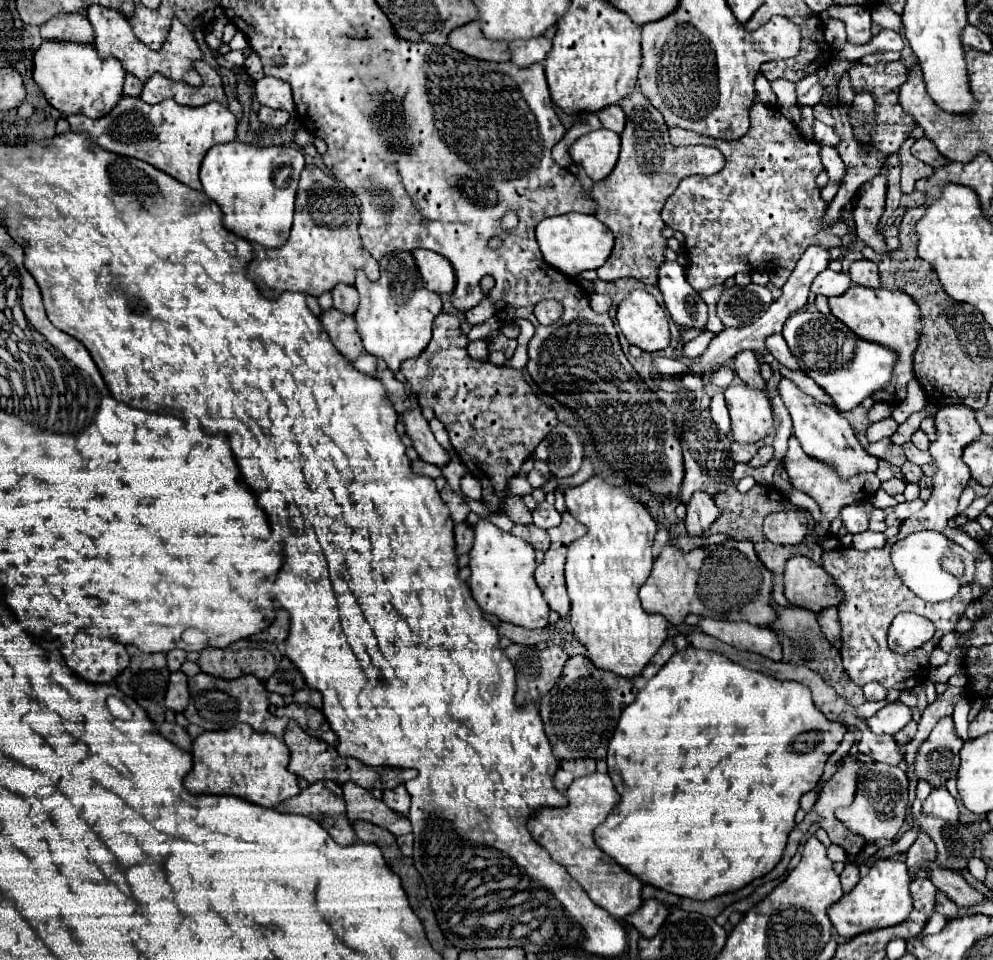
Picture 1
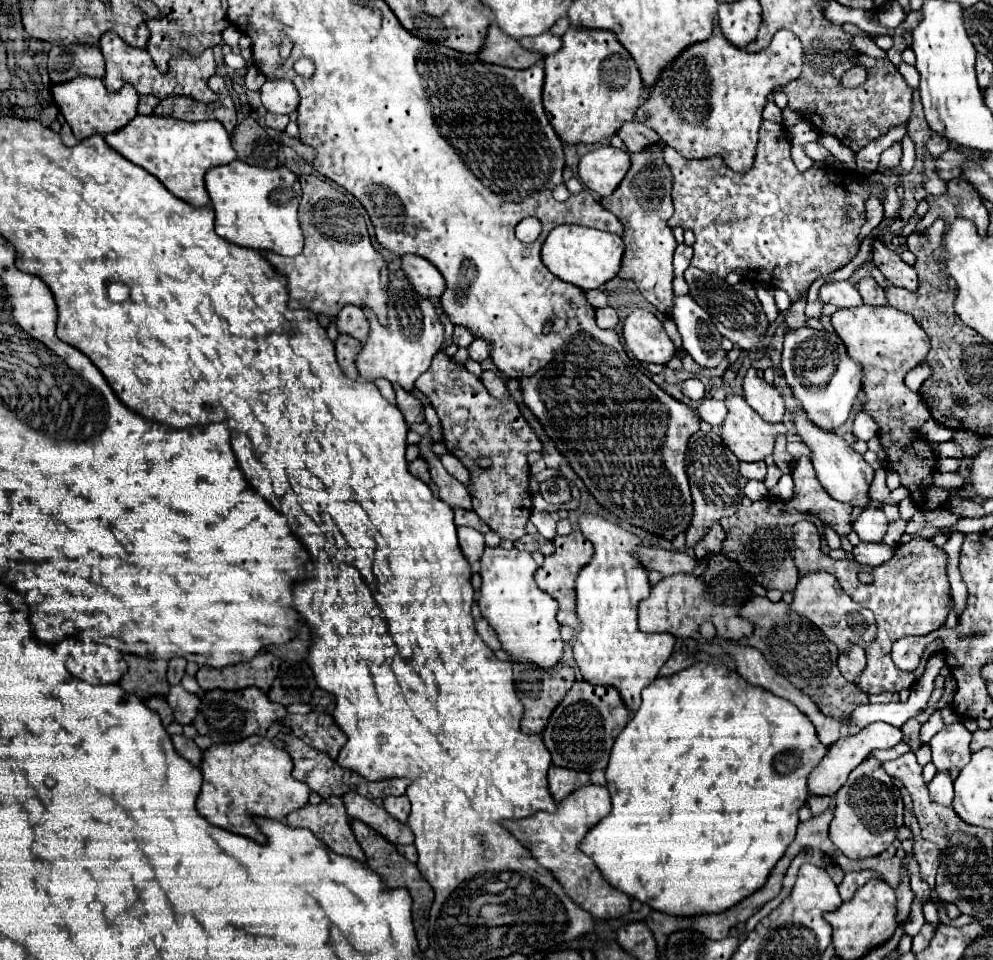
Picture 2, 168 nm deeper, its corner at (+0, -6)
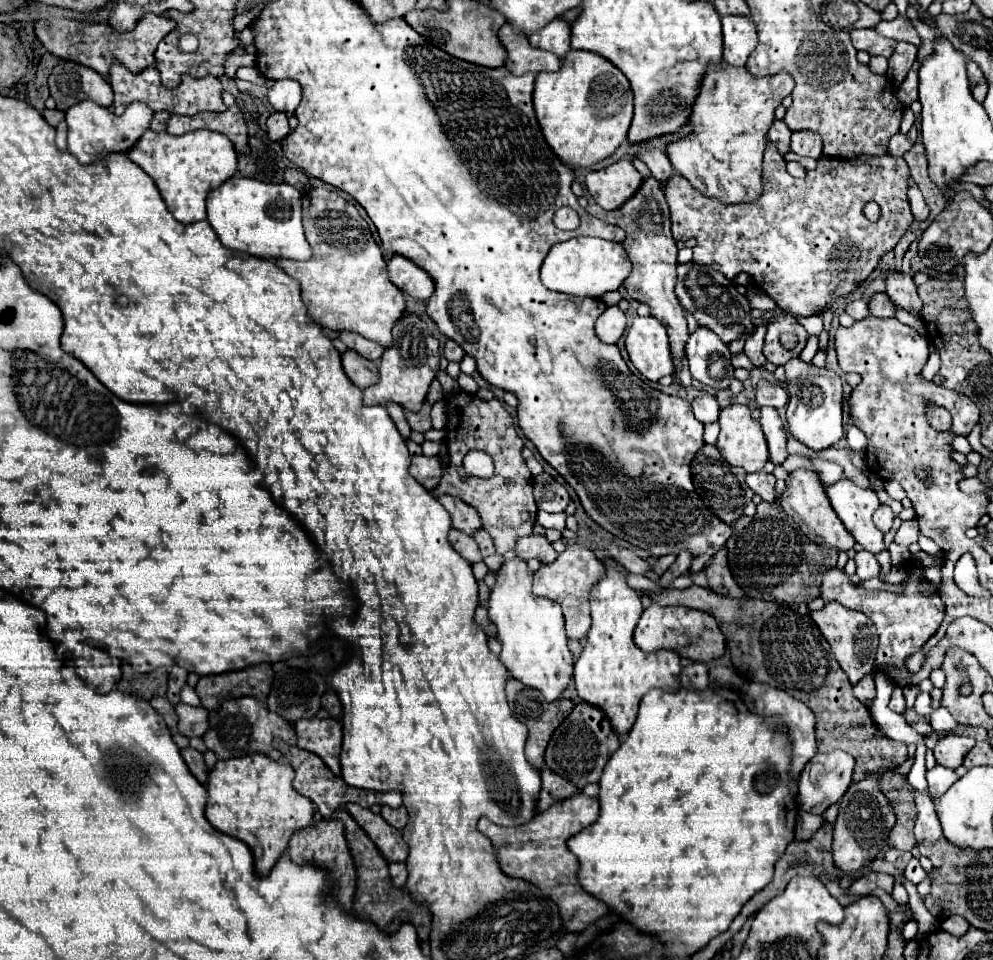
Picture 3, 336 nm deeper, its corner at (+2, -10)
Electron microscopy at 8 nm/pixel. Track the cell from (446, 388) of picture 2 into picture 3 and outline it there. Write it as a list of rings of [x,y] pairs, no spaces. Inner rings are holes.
[[[456,392],[448,398],[448,426],[446,426],[446,444],[448,444],[448,456],[450,464],[440,480],[440,484],[434,488],[434,498],[442,494],[450,494],[454,498],[460,498],[462,502],[470,504],[478,510],[484,530],[492,536],[496,544],[496,552],[504,554],[514,548],[516,540],[520,536],[532,534],[532,528],[536,524],[536,502],[532,496],[532,474],[526,468],[526,462],[522,458],[522,440],[516,434],[514,420],[498,402],[496,398],[486,402],[476,398],[474,394]],[[470,450],[482,450],[492,456],[494,460],[494,474],[490,478],[476,478],[468,476],[462,468],[462,460],[466,452]]]

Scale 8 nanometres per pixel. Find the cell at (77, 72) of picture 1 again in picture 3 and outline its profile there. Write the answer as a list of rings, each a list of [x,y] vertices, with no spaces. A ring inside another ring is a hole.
[[[84,100],[66,112],[68,152],[74,154],[82,164],[94,164],[98,158],[108,156],[110,152],[128,152],[150,128],[152,116],[154,112],[142,102],[130,104],[122,116],[114,116],[110,110],[94,104],[92,100]]]

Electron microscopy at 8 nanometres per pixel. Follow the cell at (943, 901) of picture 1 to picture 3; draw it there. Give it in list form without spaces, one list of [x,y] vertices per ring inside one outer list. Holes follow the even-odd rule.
[[[952,916],[952,918],[944,920],[944,922],[940,924],[940,928],[946,930],[946,932],[952,932],[954,936],[964,936],[966,930],[970,928],[970,924],[968,924],[962,916]]]

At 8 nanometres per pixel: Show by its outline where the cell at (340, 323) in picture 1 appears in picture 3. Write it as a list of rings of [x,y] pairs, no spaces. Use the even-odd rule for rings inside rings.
[[[348,350],[342,354],[342,366],[346,376],[360,388],[368,388],[378,382],[378,362],[370,362],[362,356],[358,356],[354,350]]]

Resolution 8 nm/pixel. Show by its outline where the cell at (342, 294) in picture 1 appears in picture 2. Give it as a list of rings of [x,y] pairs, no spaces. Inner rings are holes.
[[[352,304],[344,306],[344,308],[338,312],[338,316],[336,316],[336,326],[338,326],[340,332],[350,334],[350,336],[354,336],[354,338],[360,340],[360,342],[364,342],[366,336],[368,336],[366,316],[364,316],[362,308],[352,306]]]

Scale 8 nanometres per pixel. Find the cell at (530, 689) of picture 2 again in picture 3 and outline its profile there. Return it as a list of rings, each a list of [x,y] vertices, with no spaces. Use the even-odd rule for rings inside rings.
[[[510,678],[508,684],[506,684],[506,696],[508,696],[508,704],[510,704],[510,708],[512,708],[512,714],[514,714],[522,724],[526,724],[526,728],[528,728],[526,758],[528,758],[528,762],[530,762],[534,768],[540,770],[540,766],[542,766],[542,762],[544,762],[544,750],[546,750],[546,746],[548,746],[548,742],[550,742],[554,730],[570,716],[574,704],[572,704],[572,700],[566,700],[566,698],[560,698],[560,700],[556,700],[556,702],[546,702],[544,696],[542,696],[538,690],[530,688],[530,686],[524,686],[522,682],[518,682],[518,680],[514,680],[514,678]]]

